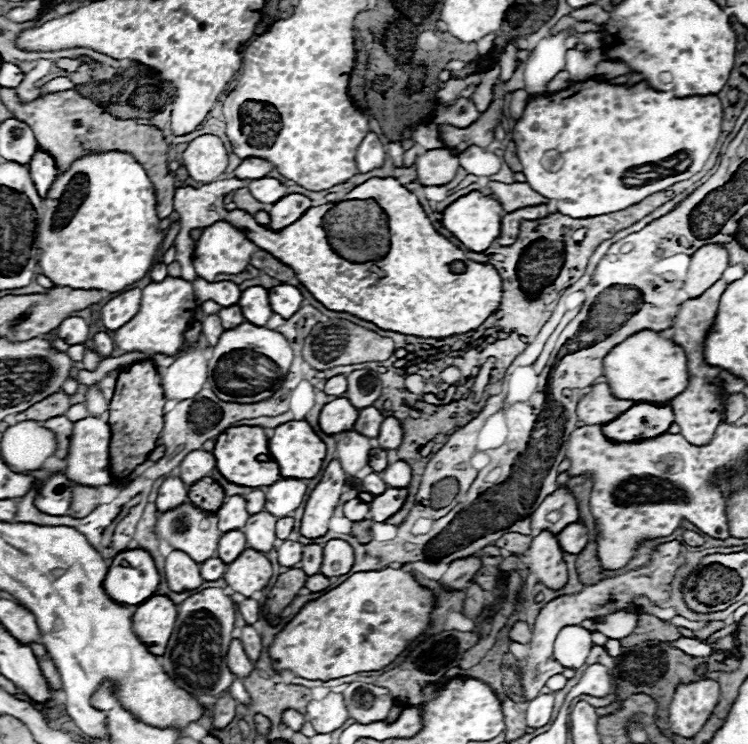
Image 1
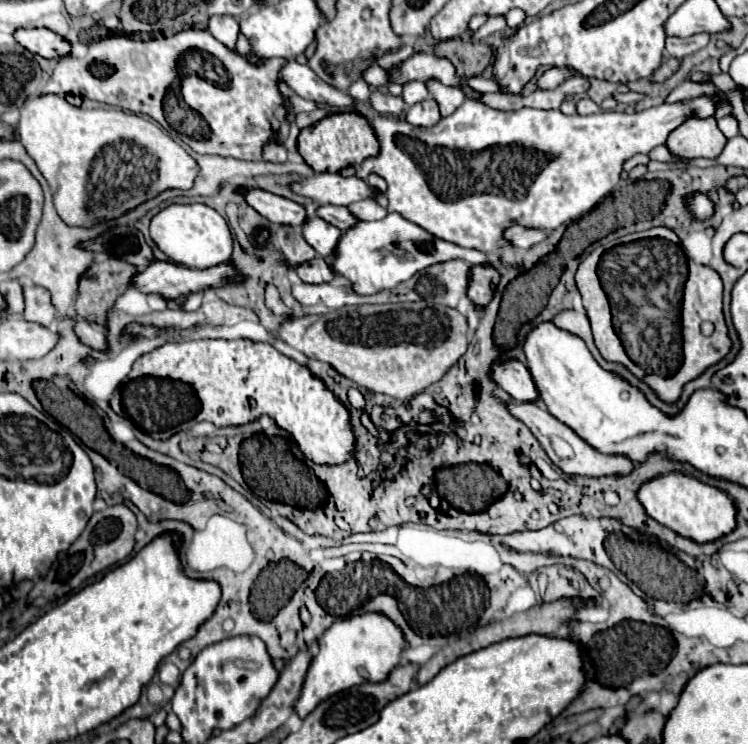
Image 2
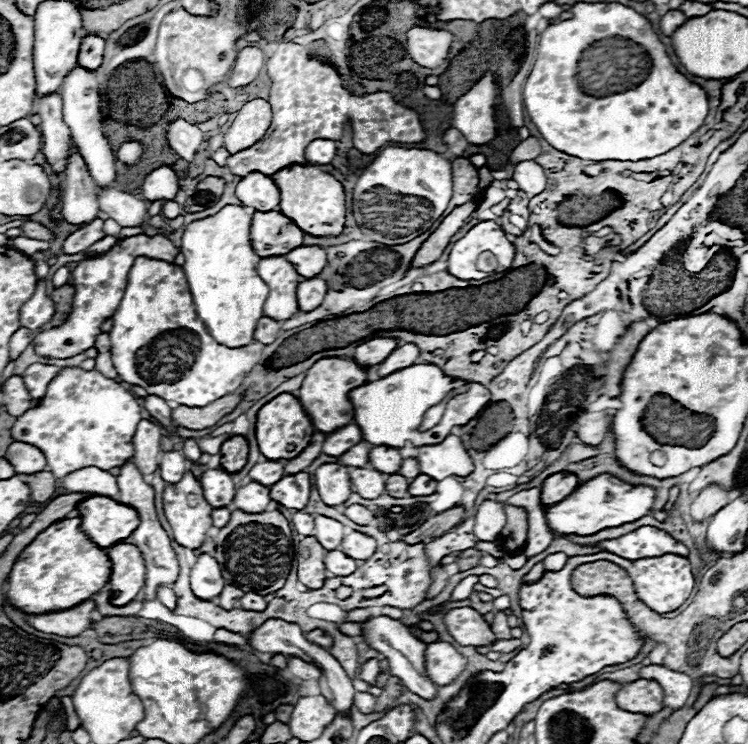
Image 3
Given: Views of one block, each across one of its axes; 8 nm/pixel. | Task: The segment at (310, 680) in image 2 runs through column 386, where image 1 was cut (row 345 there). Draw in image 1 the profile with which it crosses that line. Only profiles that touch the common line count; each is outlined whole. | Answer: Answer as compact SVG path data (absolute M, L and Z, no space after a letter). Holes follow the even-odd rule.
M644 330L626 338L610 354L606 354L604 376L612 394L620 400L632 400L634 404L668 404L688 384L686 354L680 346L662 338L658 332Z

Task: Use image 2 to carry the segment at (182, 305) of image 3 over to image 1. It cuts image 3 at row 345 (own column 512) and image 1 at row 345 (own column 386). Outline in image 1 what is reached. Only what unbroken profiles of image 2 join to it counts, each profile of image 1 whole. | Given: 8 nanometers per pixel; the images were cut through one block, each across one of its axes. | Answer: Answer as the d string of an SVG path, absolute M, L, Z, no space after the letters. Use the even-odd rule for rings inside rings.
M166 276L162 282L152 282L142 288L142 302L138 314L114 332L116 348L124 352L154 352L164 356L182 356L188 350L182 350L184 332L192 320L192 310L188 310L188 296L192 296L192 284L182 278Z

